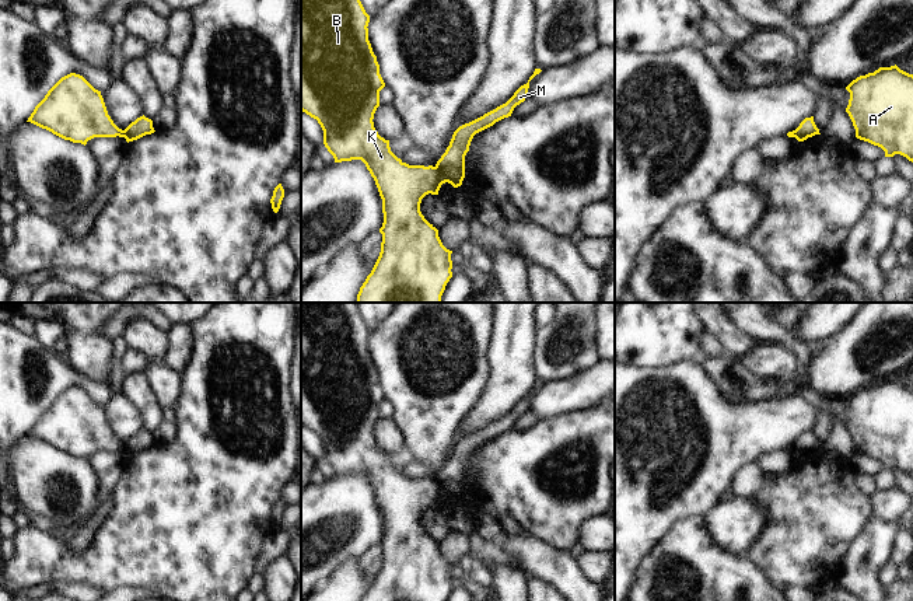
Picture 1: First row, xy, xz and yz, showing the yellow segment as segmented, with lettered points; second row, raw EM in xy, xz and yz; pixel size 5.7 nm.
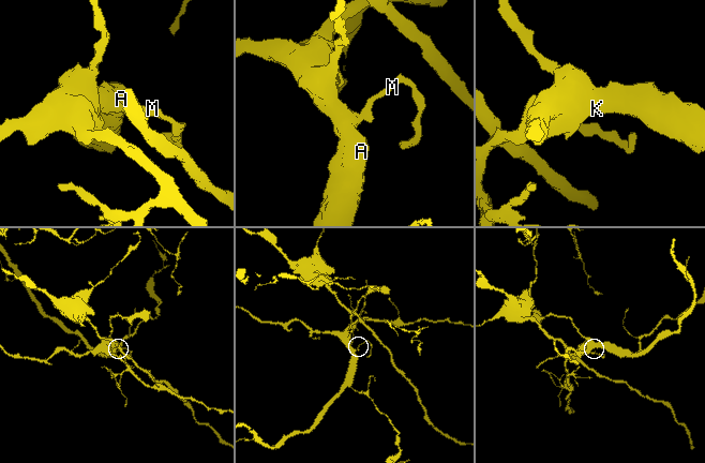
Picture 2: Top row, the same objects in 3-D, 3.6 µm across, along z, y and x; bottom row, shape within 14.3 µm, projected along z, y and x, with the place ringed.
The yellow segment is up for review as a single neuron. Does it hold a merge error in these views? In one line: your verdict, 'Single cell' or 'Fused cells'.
Fused cells.

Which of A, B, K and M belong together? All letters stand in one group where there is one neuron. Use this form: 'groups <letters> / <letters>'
groups A B K / M

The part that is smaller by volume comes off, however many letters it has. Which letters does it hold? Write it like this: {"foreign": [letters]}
{"foreign": ["M"]}

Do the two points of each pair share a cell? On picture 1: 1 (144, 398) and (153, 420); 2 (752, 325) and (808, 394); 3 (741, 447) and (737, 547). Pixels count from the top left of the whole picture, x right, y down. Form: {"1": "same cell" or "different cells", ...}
{"1": "same cell", "2": "same cell", "3": "different cells"}

